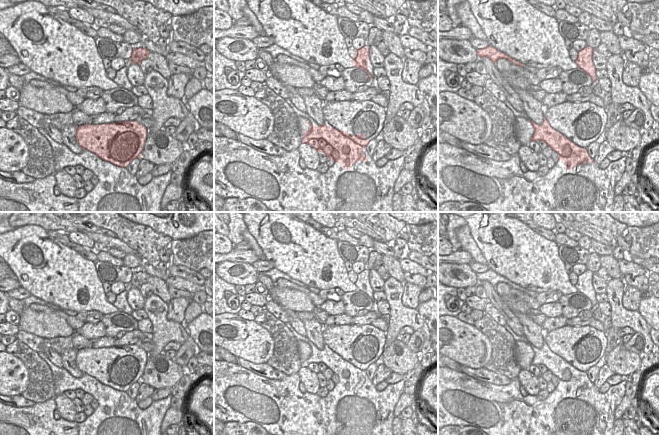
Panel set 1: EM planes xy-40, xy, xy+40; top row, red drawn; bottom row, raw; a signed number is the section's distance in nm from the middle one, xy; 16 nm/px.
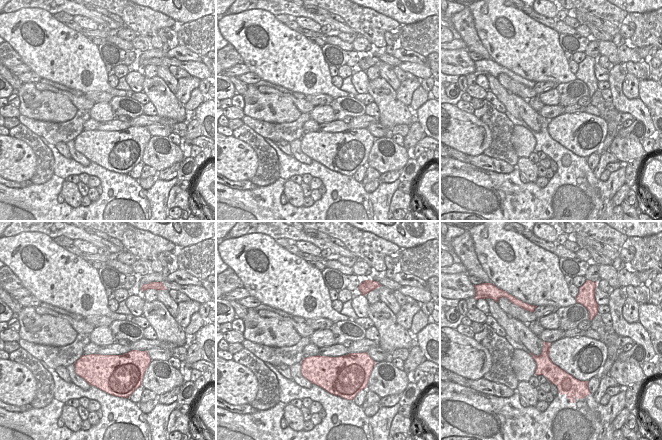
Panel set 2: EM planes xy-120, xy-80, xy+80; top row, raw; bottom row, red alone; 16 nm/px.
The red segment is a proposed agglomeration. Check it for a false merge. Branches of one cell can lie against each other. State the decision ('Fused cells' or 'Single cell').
Fused cells

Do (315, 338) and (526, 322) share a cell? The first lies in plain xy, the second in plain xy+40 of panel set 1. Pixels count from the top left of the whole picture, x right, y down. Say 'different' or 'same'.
same

